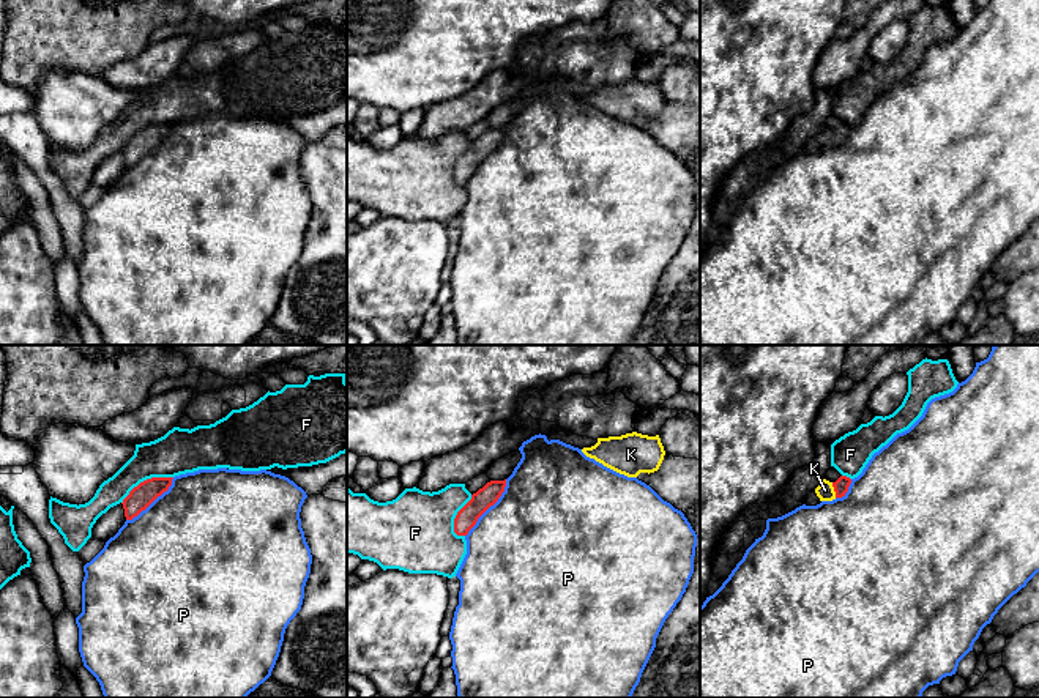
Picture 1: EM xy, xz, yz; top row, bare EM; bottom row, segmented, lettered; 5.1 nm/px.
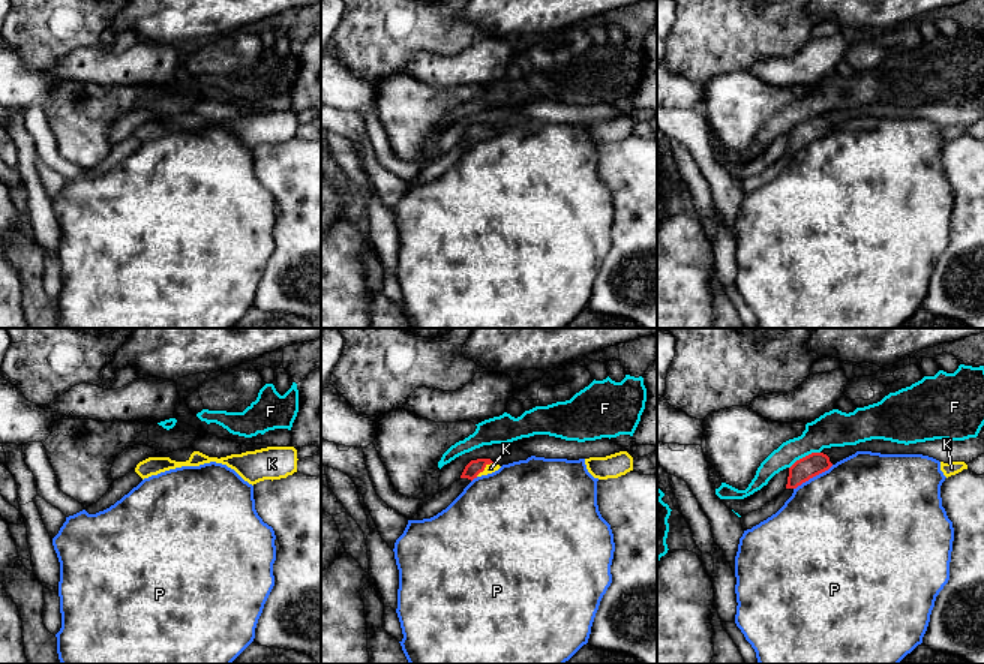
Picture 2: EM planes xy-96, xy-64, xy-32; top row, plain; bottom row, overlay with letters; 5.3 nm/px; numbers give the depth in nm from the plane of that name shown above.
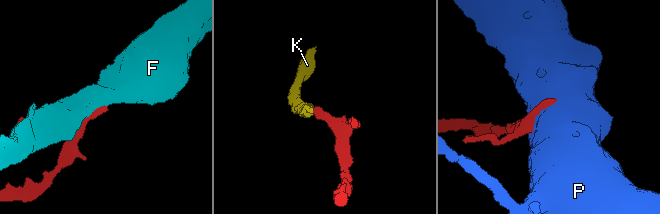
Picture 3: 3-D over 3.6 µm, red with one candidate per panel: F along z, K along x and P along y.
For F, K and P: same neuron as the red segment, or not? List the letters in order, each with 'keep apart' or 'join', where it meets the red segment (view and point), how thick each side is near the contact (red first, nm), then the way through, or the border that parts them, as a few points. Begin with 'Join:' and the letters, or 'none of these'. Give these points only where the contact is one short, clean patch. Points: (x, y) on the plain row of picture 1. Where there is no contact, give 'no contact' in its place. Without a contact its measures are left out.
Join: K
F: keep apart; meets red in xy at (147, 126); 120 nm thick on the red side, 240 nm on the other
K: join; meets red in yz at (834, 137); 80 nm thick on the red side, 90 nm on the other; runs through yz (841, 133), (834, 137), (825, 137)
P: keep apart; meets red in xz at (489, 153); 110 nm thick on the red side, 500 nm on the other

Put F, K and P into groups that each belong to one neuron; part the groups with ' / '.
F / K / P

